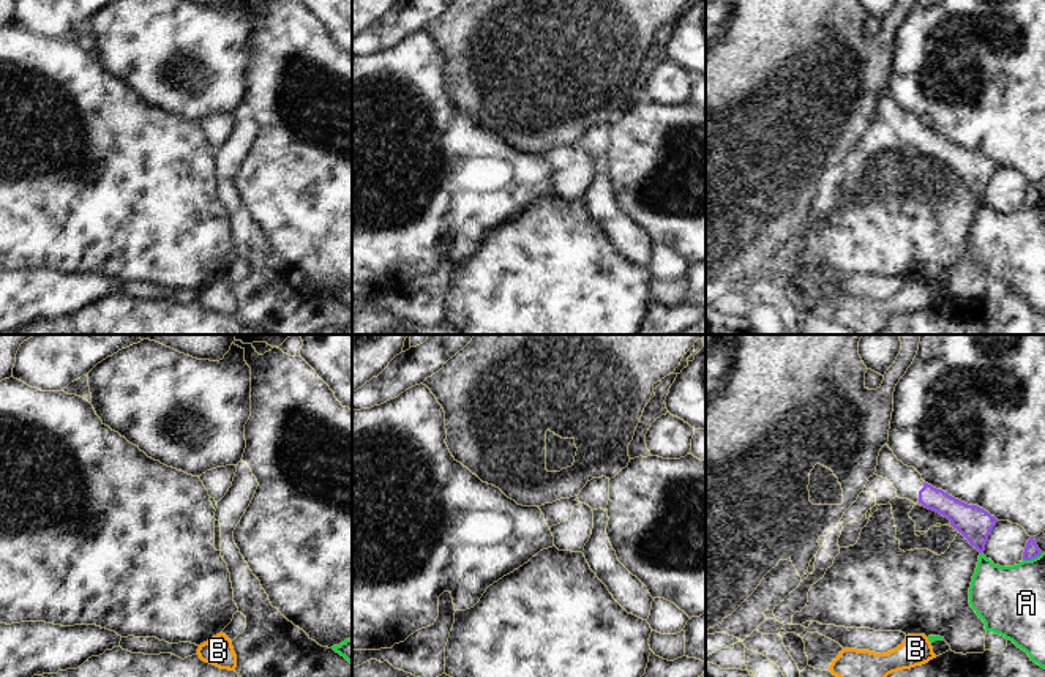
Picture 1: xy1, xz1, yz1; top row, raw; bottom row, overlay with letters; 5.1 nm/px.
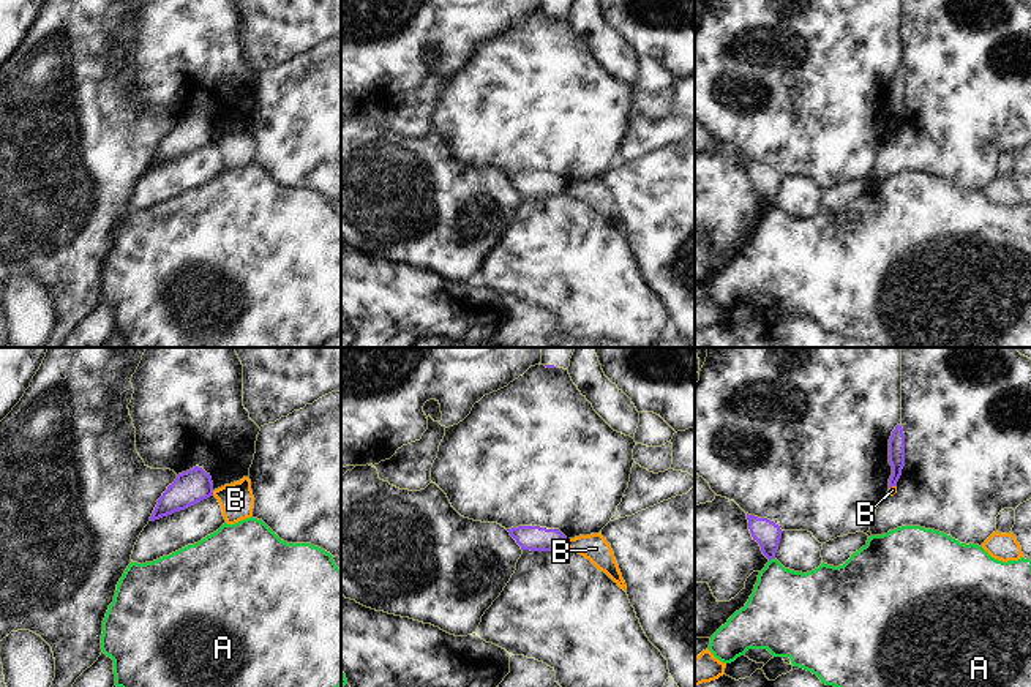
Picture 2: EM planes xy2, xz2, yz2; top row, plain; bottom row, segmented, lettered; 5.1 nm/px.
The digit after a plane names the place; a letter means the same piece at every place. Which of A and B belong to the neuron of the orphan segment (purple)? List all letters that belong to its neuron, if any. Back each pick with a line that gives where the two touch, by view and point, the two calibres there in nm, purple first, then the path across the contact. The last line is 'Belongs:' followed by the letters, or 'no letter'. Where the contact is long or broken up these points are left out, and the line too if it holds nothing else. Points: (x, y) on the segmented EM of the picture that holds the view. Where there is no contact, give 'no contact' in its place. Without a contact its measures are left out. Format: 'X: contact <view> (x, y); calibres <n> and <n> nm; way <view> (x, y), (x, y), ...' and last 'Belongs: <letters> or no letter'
Belongs: no letter

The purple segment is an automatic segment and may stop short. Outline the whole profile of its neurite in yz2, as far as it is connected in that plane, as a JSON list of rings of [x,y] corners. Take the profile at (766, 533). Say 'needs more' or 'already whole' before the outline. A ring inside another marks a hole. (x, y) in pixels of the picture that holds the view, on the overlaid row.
already whole; [[[748,513],[747,520],[750,534],[759,543],[763,554],[769,561],[774,559],[783,532],[780,526],[767,518],[758,518]]]

